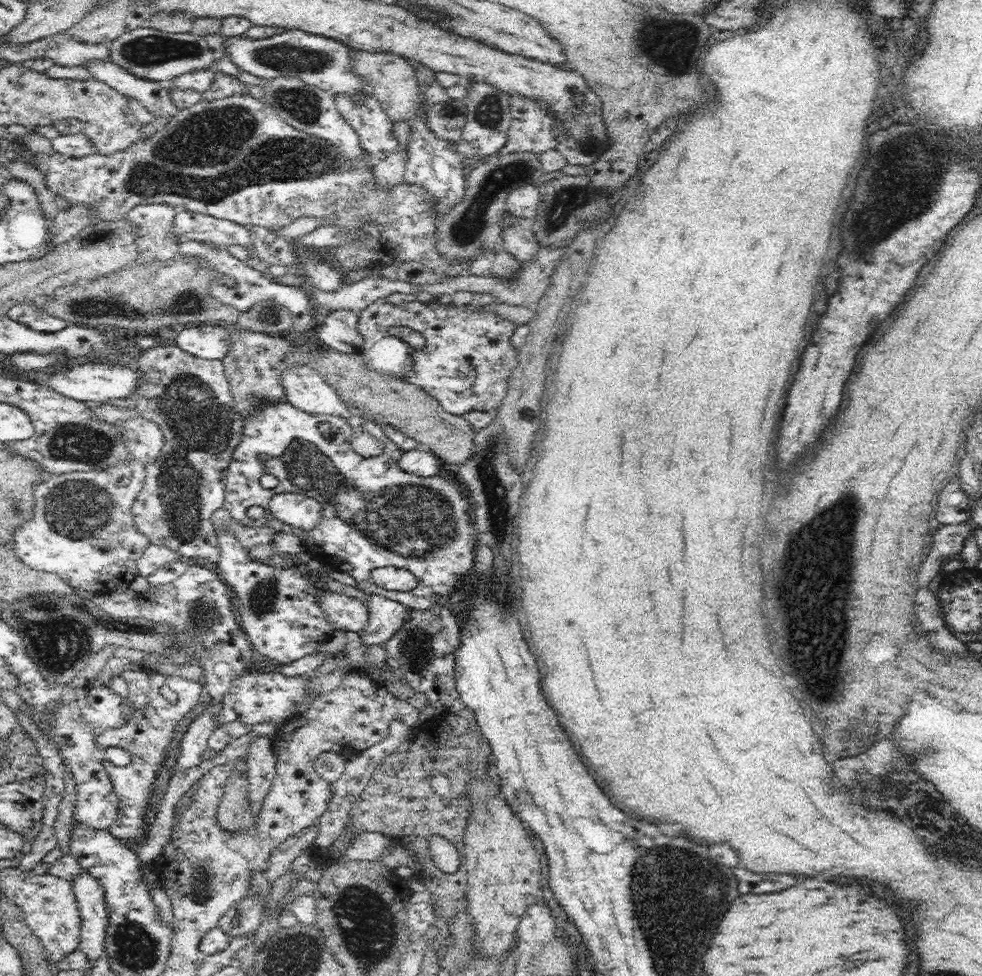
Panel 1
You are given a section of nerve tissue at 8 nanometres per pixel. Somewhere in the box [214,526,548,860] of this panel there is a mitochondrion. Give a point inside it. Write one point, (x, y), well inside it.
(415, 643)

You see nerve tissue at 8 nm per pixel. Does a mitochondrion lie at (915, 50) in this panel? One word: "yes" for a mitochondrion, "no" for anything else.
no

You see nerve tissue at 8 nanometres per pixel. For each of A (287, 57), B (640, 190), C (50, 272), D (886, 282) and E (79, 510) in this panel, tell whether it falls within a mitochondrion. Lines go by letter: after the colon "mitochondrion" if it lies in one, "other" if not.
A: mitochondrion
B: other
C: other
D: other
E: mitochondrion

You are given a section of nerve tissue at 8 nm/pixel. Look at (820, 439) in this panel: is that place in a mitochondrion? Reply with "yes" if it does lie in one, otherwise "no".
no

